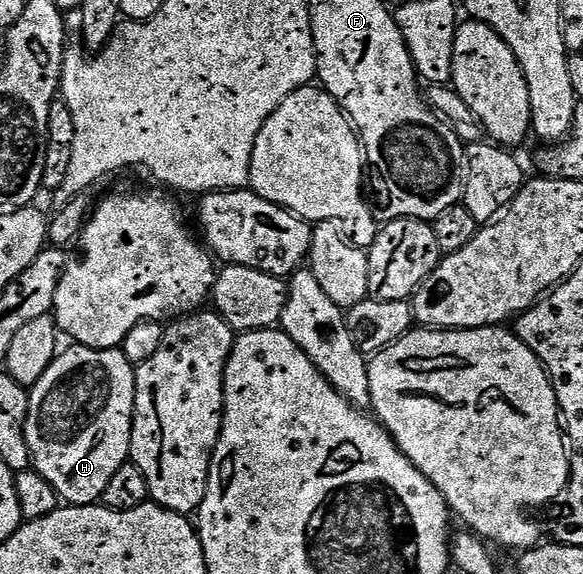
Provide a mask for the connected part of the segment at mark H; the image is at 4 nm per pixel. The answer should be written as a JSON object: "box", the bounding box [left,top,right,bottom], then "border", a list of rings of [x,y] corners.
{"box":[27,344,136,506],"border":[[[78,344],[68,345],[62,352],[55,355],[53,364],[41,376],[39,383],[30,387],[31,413],[27,415],[27,443],[31,449],[31,460],[36,474],[41,475],[58,492],[64,503],[73,506],[90,506],[102,499],[105,488],[121,467],[128,465],[131,456],[131,423],[135,420],[135,371],[136,367],[123,355],[122,349],[94,350]]]}

